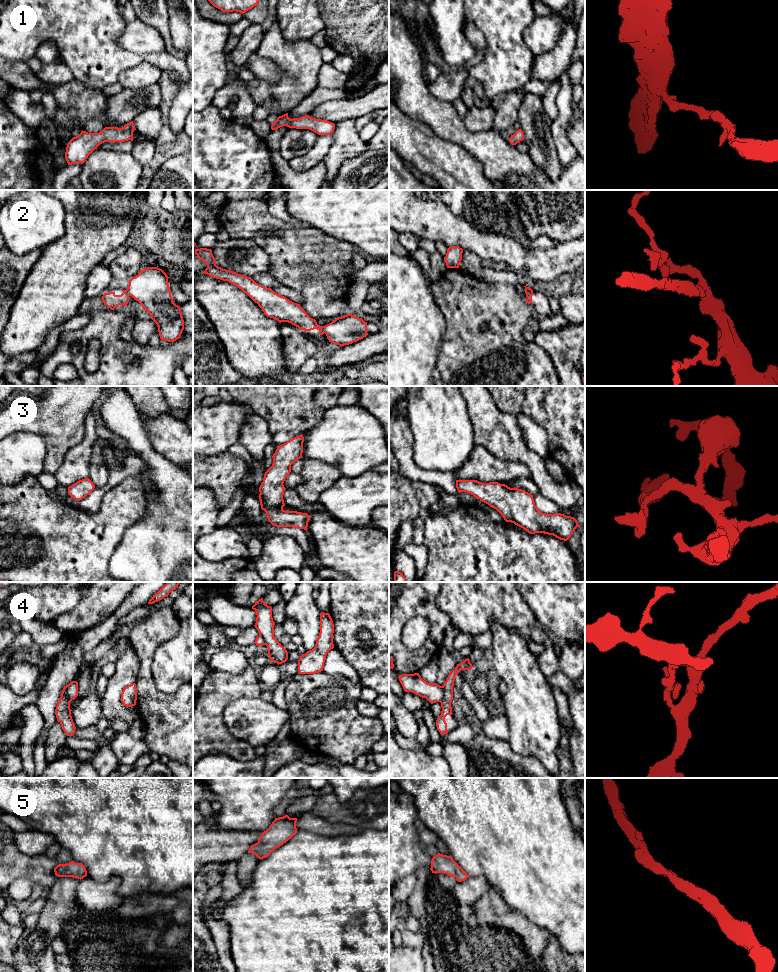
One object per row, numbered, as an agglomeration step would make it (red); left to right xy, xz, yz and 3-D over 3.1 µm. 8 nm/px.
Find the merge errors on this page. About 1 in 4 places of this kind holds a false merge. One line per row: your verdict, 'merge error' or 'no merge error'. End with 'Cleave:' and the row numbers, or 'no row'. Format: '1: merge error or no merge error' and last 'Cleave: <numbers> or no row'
1: no merge error
2: merge error
3: no merge error
4: merge error
5: no merge error
Cleave: 2, 4

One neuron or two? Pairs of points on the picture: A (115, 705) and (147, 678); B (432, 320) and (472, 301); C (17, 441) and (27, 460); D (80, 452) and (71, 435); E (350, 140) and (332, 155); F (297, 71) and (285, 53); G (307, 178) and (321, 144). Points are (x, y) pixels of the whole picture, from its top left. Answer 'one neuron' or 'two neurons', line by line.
A: two neurons
B: two neurons
C: one neuron
D: two neurons
E: one neuron
F: one neuron
G: two neurons

